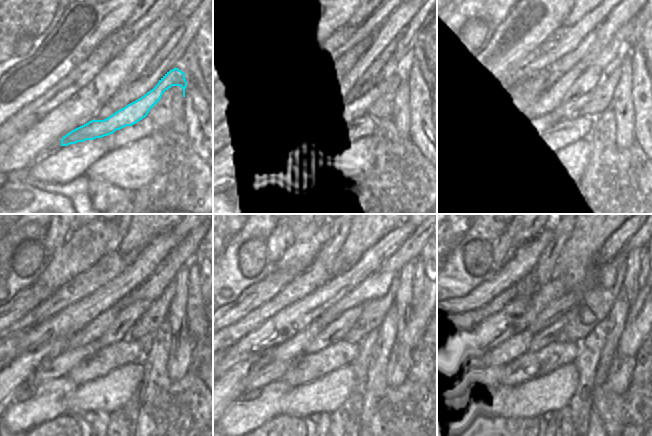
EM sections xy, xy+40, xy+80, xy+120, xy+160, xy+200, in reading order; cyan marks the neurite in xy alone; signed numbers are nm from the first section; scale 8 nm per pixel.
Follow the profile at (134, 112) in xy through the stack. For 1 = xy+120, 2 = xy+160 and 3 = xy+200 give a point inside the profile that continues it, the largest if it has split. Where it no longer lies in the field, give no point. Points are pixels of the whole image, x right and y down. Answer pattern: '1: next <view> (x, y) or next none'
1: next xy+120 (62, 365)
2: next xy+160 (265, 370)
3: next xy+200 (481, 378)

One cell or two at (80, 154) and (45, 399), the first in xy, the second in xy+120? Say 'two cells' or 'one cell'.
one cell

